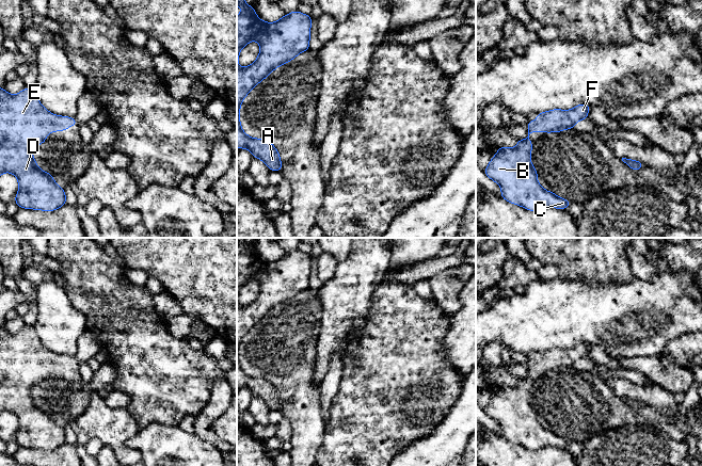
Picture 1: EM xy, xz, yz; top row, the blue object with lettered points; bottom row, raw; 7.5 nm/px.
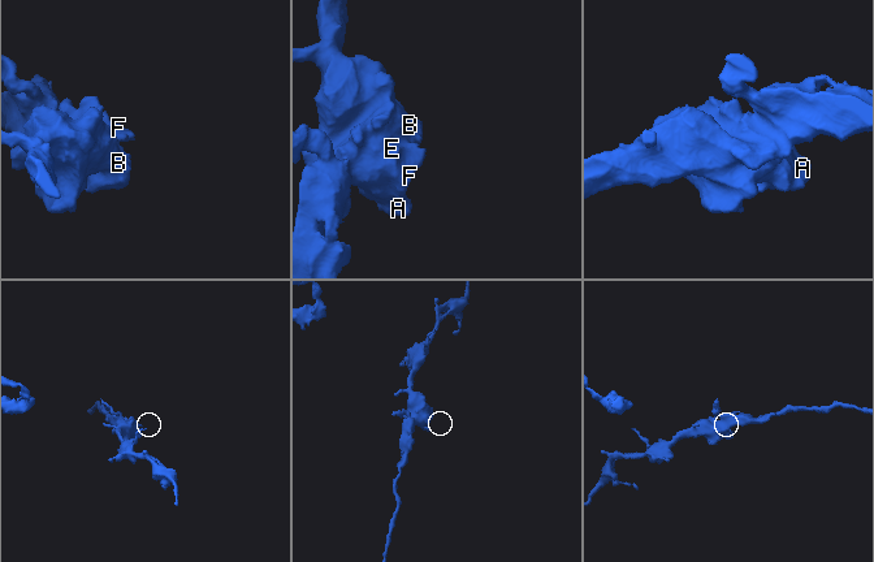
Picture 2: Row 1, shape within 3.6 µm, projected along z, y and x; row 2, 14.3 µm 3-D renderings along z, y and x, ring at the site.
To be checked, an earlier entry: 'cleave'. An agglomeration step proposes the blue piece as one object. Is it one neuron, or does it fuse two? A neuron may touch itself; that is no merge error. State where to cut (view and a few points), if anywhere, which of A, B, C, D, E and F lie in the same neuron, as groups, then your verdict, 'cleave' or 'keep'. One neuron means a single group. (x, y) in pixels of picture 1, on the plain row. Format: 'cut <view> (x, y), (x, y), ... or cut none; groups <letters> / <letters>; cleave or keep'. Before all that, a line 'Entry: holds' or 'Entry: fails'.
Entry: fails
cut none; groups A B C D E F; keep

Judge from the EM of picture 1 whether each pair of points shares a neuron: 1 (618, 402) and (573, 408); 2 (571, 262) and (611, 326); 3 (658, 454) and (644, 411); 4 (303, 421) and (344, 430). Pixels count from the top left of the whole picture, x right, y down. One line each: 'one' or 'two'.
1: one
2: two
3: two
4: two

